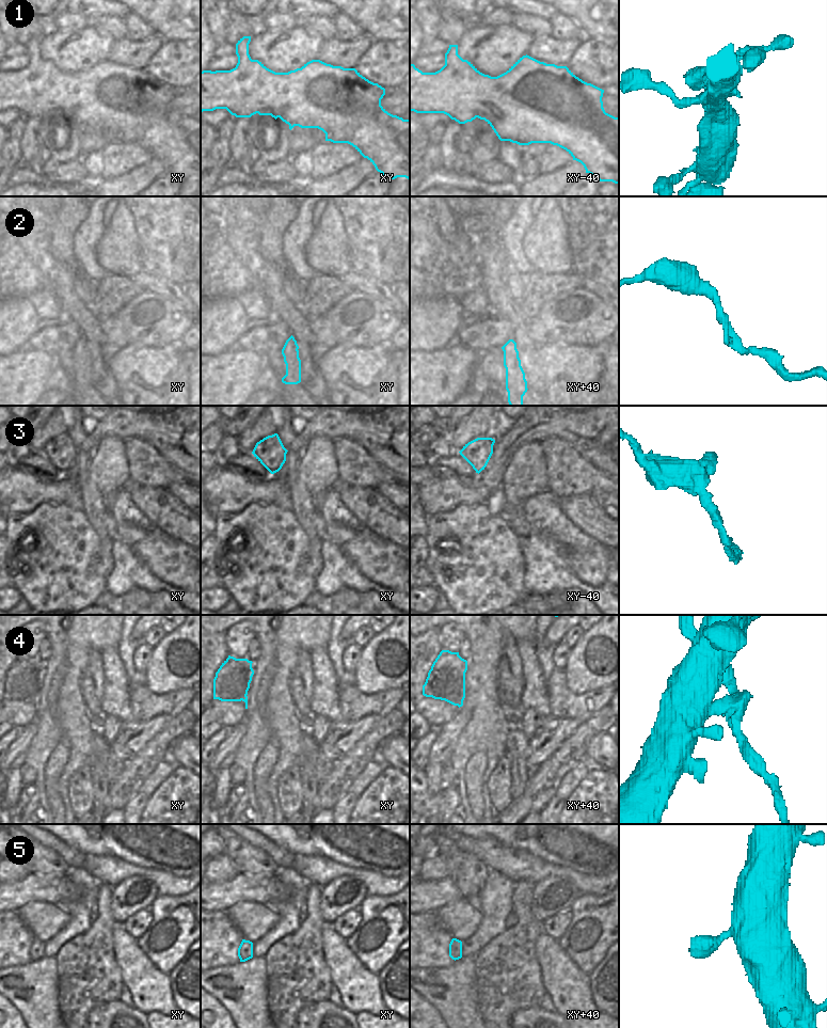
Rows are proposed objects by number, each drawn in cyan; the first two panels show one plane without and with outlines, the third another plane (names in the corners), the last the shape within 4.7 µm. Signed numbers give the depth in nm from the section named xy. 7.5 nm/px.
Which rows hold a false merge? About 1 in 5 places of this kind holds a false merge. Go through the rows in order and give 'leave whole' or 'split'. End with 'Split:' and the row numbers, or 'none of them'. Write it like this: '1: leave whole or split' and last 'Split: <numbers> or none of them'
1: leave whole
2: leave whole
3: split
4: split
5: leave whole
Split: 3, 4

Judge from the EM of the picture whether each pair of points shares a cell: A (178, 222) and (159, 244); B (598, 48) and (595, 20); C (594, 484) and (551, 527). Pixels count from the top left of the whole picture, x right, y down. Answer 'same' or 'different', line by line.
A: same
B: different
C: different

